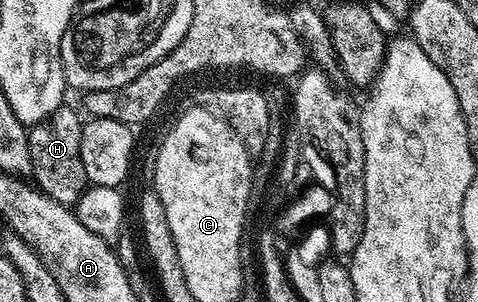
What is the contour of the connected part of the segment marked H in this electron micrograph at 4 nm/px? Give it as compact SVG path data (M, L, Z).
M61 106L54 114L40 124L28 128L28 145L32 163L31 179L41 192L45 192L54 202L75 205L84 189L89 187L88 175L82 166L82 130L81 113L69 106Z

